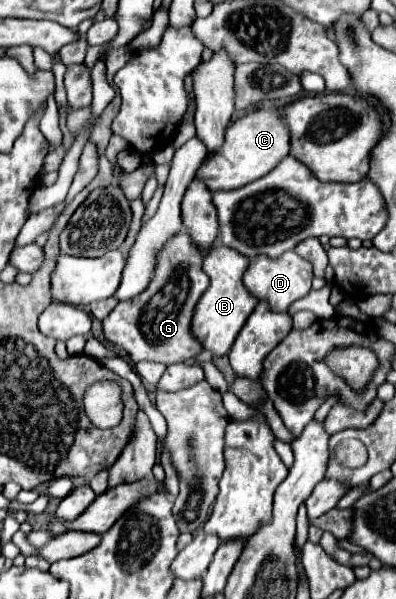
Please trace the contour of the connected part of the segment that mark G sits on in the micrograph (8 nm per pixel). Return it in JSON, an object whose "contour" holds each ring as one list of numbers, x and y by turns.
{"contour":[[180,232,178,236,170,238,162,250,150,288,146,288,146,292,134,300,118,302,118,306,102,320,104,338,126,350,134,362,148,360,162,362,166,366,186,362,204,350,194,338,190,322,194,308,208,286,210,278,202,270,202,252,192,244,186,232]]}

